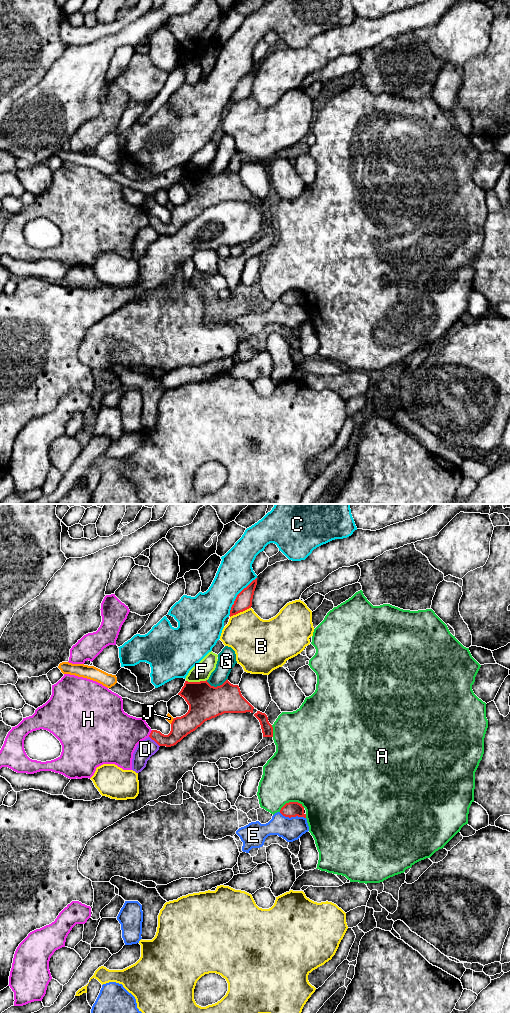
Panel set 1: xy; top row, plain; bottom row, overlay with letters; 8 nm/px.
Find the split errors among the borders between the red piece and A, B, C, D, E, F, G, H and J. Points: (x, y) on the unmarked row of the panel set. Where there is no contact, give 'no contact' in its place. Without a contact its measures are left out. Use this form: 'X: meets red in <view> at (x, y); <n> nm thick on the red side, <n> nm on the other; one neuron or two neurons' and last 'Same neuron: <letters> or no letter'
A: meets red in xy at (291, 290); 130 nm thick on the red side, 480 nm on the other; two neurons
B: meets red in xy at (240, 99); 140 nm thick on the red side, 360 nm on the other; two neurons
C: meets red in xy at (237, 84); 140 nm thick on the red side, 280 nm on the other; two neurons
D: meets red in xy at (154, 228); 160 nm thick on the red side, 150 nm on the other; two neurons
E: meets red in xy at (292, 304); 130 nm thick on the red side, 190 nm on the other; two neurons
F: meets red in xy at (196, 170); 280 nm thick on the red side, 150 nm on the other; two neurons
G: meets red in xy at (217, 174); 280 nm thick on the red side, 140 nm on the other; two neurons
H: meets red in xy at (150, 221); 160 nm thick on the red side, 340 nm on the other; two neurons
J: meets red in xy at (172, 209); 190 nm thick on the red side, 60 nm on the other; two neurons
Same neuron: no letter

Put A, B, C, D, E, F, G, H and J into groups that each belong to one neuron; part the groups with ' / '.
A / B / C / D / E / F / G / H / J

